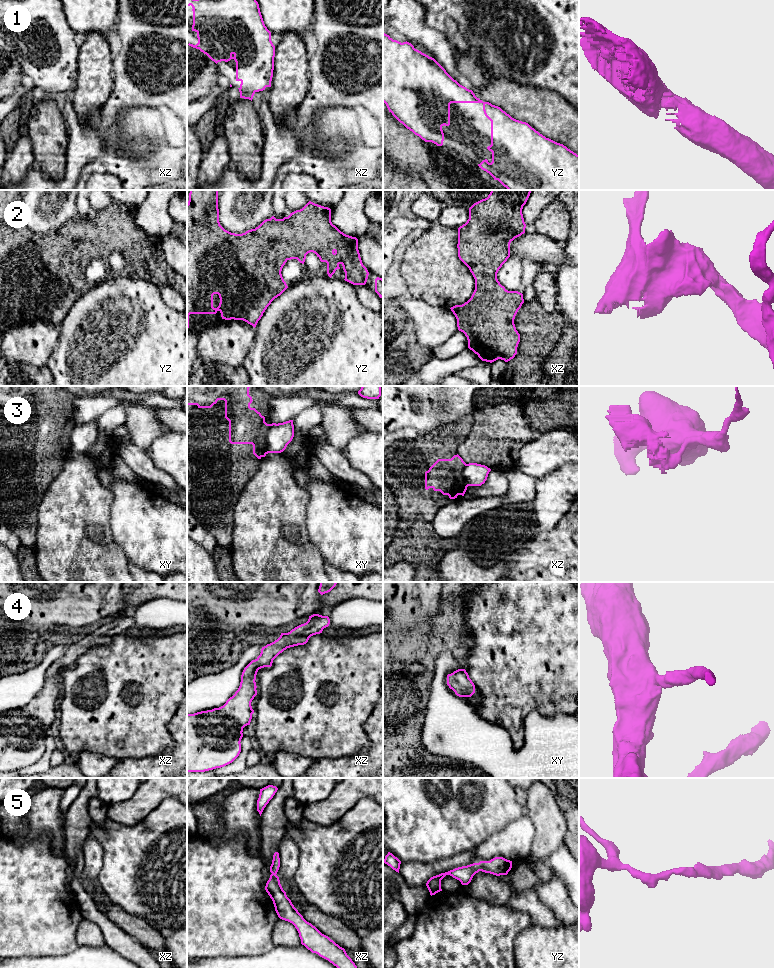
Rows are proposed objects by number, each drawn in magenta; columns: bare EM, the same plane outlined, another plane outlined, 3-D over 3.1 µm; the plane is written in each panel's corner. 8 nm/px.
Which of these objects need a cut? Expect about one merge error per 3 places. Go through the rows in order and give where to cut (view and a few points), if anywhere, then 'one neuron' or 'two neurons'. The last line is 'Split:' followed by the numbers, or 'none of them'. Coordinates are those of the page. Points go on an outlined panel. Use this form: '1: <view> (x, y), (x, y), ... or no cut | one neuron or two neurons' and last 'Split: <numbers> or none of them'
1: no cut | one neuron
2: no cut | one neuron
3: xy (271, 424), (267, 433), (266, 453) | two neurons
4: no cut | one neuron
5: no cut | one neuron
Split: 3

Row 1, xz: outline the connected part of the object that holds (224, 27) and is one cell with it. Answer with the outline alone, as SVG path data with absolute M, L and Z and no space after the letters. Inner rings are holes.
M187 0L187 6L192 6L193 11L193 25L192 31L197 33L198 43L196 45L188 44L189 46L199 49L201 52L206 54L212 61L216 64L221 61L228 62L234 59L236 62L236 81L240 81L240 98L249 99L252 101L253 96L256 92L265 90L266 87L271 87L271 81L273 77L274 70L274 57L275 57L275 46L271 41L271 32L267 29L264 24L259 4L256 0Z

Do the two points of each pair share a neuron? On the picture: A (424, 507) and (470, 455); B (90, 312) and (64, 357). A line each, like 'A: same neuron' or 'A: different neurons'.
A: different neurons
B: same neuron

